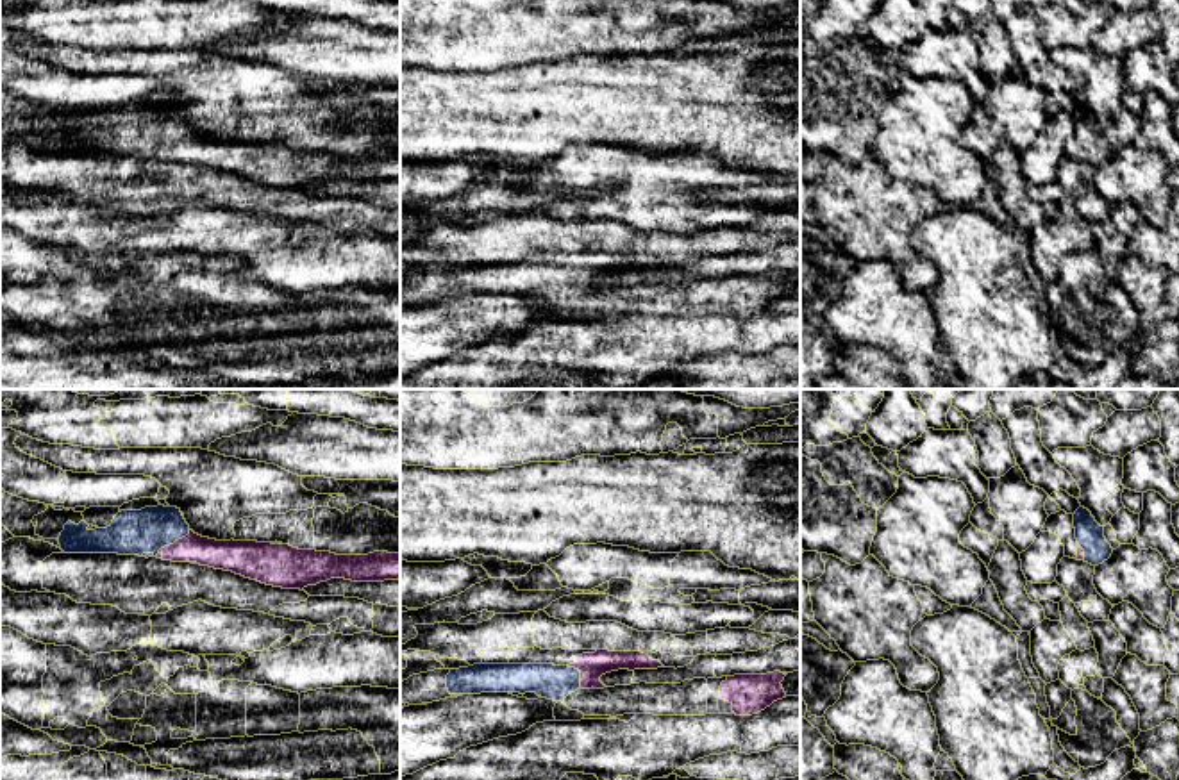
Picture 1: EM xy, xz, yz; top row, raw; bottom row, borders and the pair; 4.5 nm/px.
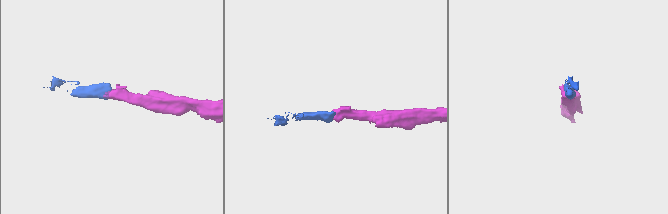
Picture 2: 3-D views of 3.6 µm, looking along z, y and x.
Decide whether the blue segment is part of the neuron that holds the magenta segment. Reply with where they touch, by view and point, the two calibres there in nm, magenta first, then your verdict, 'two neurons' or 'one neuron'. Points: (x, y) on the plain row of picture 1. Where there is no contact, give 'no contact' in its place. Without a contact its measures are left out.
xy (174, 143) | 140/200 nm | one neuron

